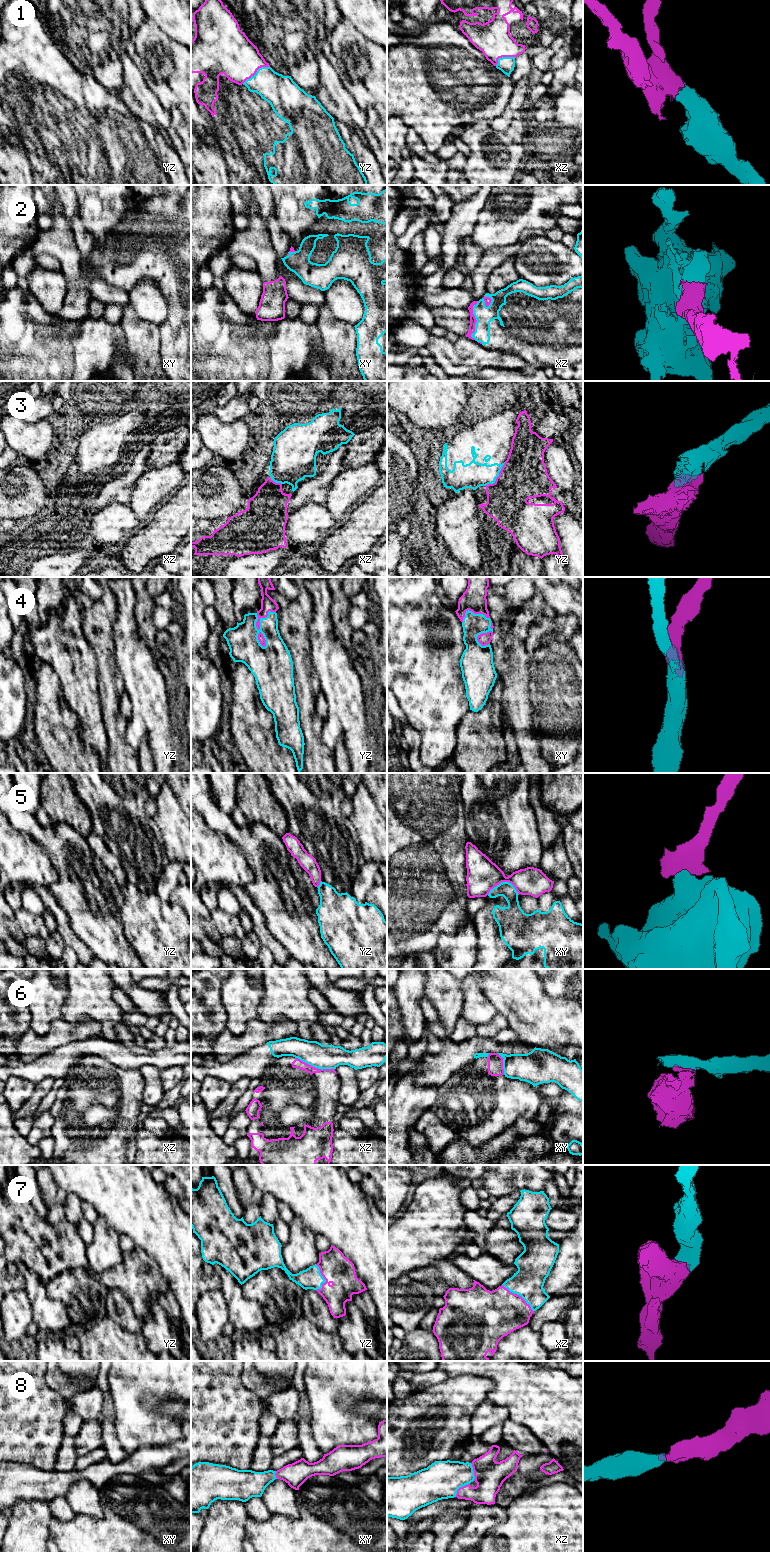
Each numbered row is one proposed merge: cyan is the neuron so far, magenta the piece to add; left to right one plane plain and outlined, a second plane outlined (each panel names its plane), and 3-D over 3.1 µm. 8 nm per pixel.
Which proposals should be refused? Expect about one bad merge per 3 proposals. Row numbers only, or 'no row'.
3, 5, 6

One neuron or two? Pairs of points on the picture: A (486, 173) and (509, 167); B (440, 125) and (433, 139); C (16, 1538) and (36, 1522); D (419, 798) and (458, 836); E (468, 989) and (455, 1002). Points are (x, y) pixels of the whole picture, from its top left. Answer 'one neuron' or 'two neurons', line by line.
A: one neuron
B: one neuron
C: one neuron
D: one neuron
E: two neurons

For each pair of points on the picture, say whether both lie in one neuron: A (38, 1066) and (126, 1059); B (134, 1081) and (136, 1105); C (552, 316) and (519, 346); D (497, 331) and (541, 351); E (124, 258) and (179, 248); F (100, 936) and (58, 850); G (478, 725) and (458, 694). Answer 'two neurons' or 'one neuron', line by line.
A: one neuron
B: one neuron
C: one neuron
D: one neuron
E: one neuron
F: one neuron
G: two neurons

